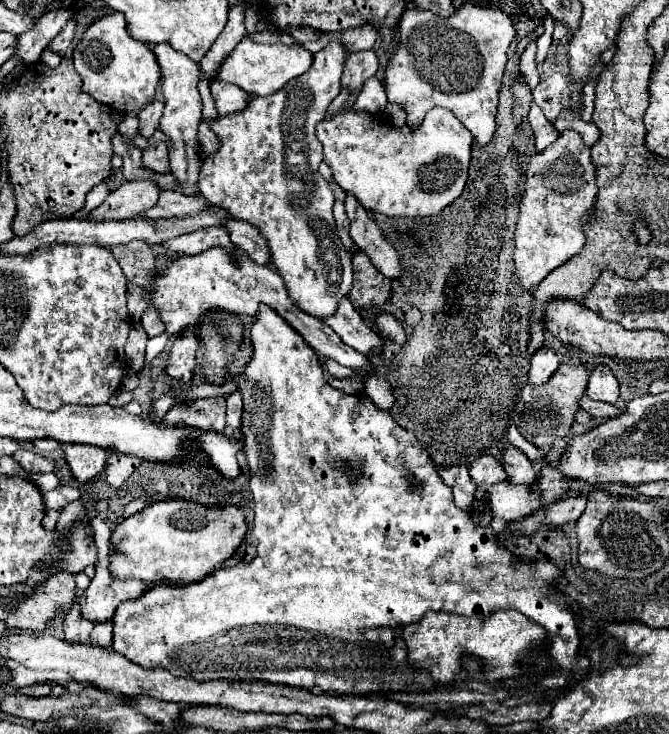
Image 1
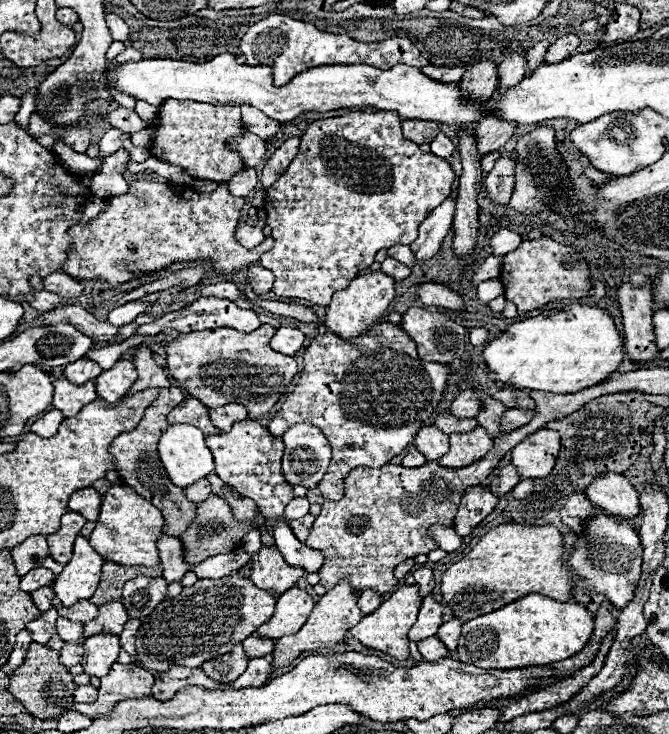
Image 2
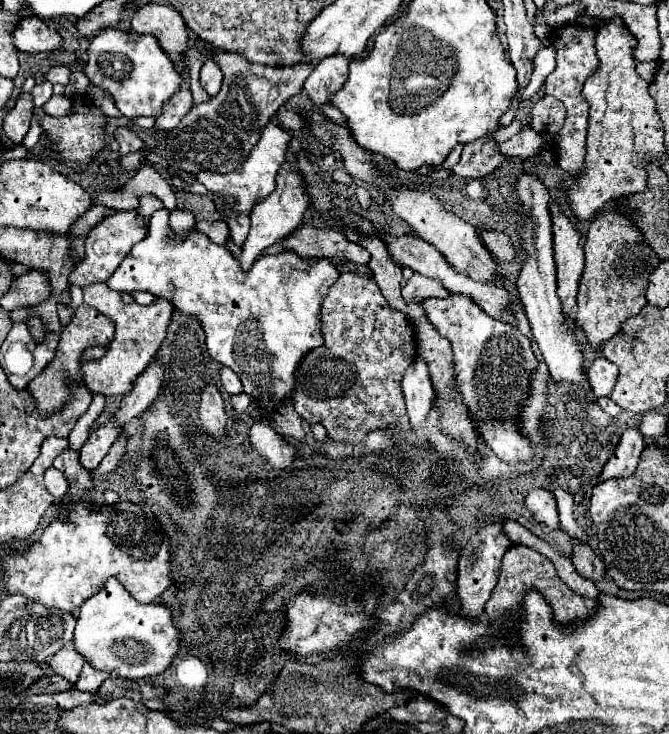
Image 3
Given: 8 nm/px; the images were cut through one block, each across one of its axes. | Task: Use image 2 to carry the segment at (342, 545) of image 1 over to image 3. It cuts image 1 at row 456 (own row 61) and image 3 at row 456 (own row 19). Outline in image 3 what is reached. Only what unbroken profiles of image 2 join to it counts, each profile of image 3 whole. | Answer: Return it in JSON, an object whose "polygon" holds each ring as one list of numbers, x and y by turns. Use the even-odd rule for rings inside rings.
{"polygon":[[260,422,258,426,250,428,248,432,252,444,258,448,258,452,274,466,274,468,286,468,294,460,294,448,284,442,268,422]]}

